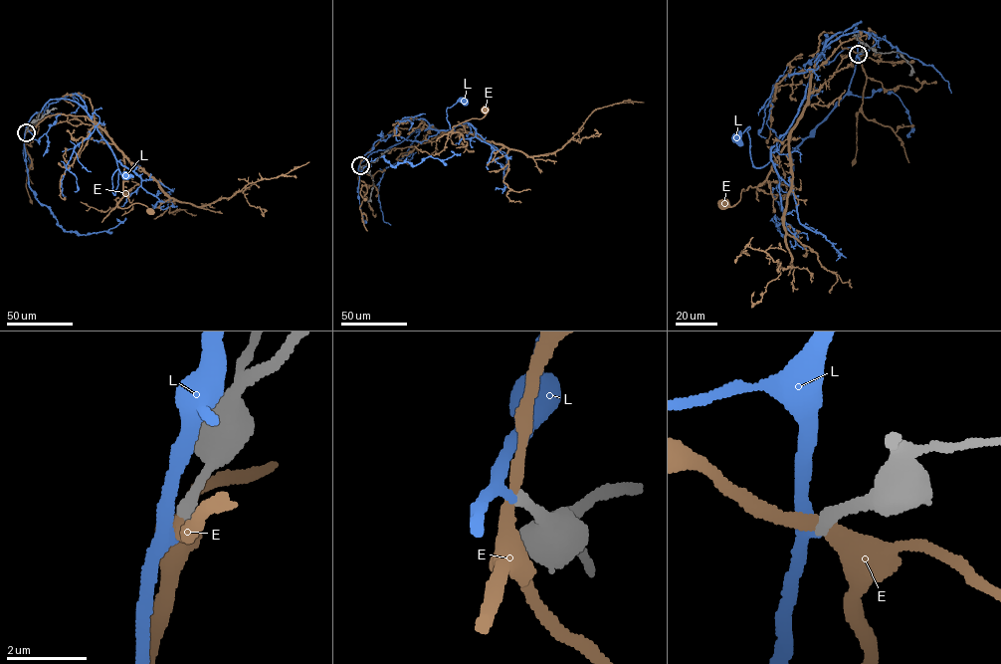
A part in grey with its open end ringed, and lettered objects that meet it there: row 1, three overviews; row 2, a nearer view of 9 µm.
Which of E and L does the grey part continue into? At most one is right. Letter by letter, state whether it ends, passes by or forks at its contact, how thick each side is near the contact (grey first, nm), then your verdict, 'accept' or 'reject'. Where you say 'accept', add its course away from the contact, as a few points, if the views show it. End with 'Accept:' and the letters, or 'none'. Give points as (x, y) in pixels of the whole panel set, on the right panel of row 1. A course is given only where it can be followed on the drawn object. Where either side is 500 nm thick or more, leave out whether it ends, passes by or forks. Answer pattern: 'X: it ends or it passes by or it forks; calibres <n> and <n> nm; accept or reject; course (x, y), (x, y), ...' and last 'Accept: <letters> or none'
E: it passes by; calibres 320 and 360 nm; reject
L: it passes by; calibres 320 and 280 nm; accept; course (858, 53), (859, 33), (854, 30), (860, 22), (830, 37), (768, 163), (753, 165), (749, 127), (737, 137)
Accept: L

